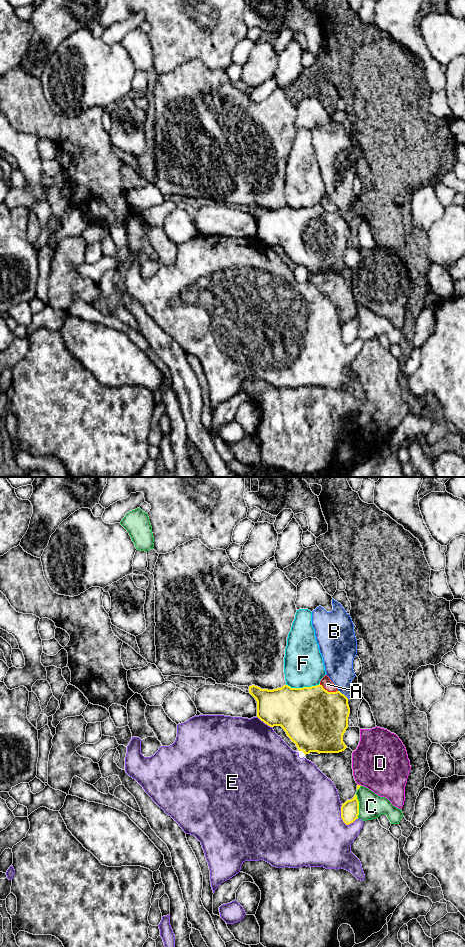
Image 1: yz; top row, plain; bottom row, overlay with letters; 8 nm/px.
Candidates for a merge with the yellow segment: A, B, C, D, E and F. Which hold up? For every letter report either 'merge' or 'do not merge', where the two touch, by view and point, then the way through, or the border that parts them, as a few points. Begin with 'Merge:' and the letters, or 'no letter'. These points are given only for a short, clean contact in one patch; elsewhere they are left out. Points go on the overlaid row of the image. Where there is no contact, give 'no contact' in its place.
Merge: no letter
A: do not merge; meets yellow in yz at (327, 691)
B: do not merge; meets yellow in yz at (343, 694); border along yz (338, 690), (348, 698)
C: do not merge; meets yellow in yz at (358, 806)
D: do not merge; meets yellow in yz at (360, 785)
E: do not merge; meets yellow in yz at (343, 821)
F: do not merge; meets yellow in yz at (303, 687)

